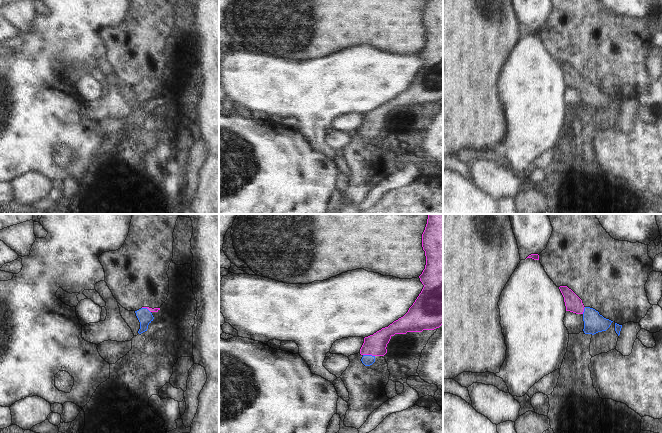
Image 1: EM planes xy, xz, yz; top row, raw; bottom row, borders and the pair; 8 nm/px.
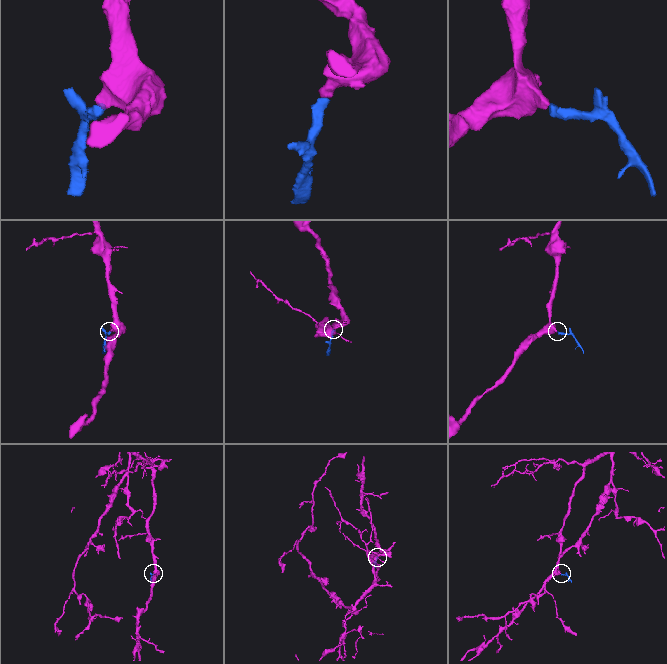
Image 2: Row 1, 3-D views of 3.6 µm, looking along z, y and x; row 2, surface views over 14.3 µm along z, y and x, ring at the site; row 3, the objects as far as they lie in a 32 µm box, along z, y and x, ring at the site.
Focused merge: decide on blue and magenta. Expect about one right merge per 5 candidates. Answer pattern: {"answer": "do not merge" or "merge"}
{"answer": "merge"}

